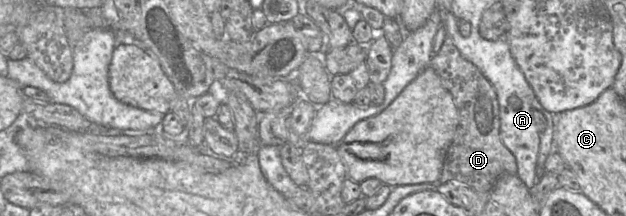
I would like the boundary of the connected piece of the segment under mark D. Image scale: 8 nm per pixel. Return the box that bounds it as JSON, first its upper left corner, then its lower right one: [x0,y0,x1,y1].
[428,34,517,195]

